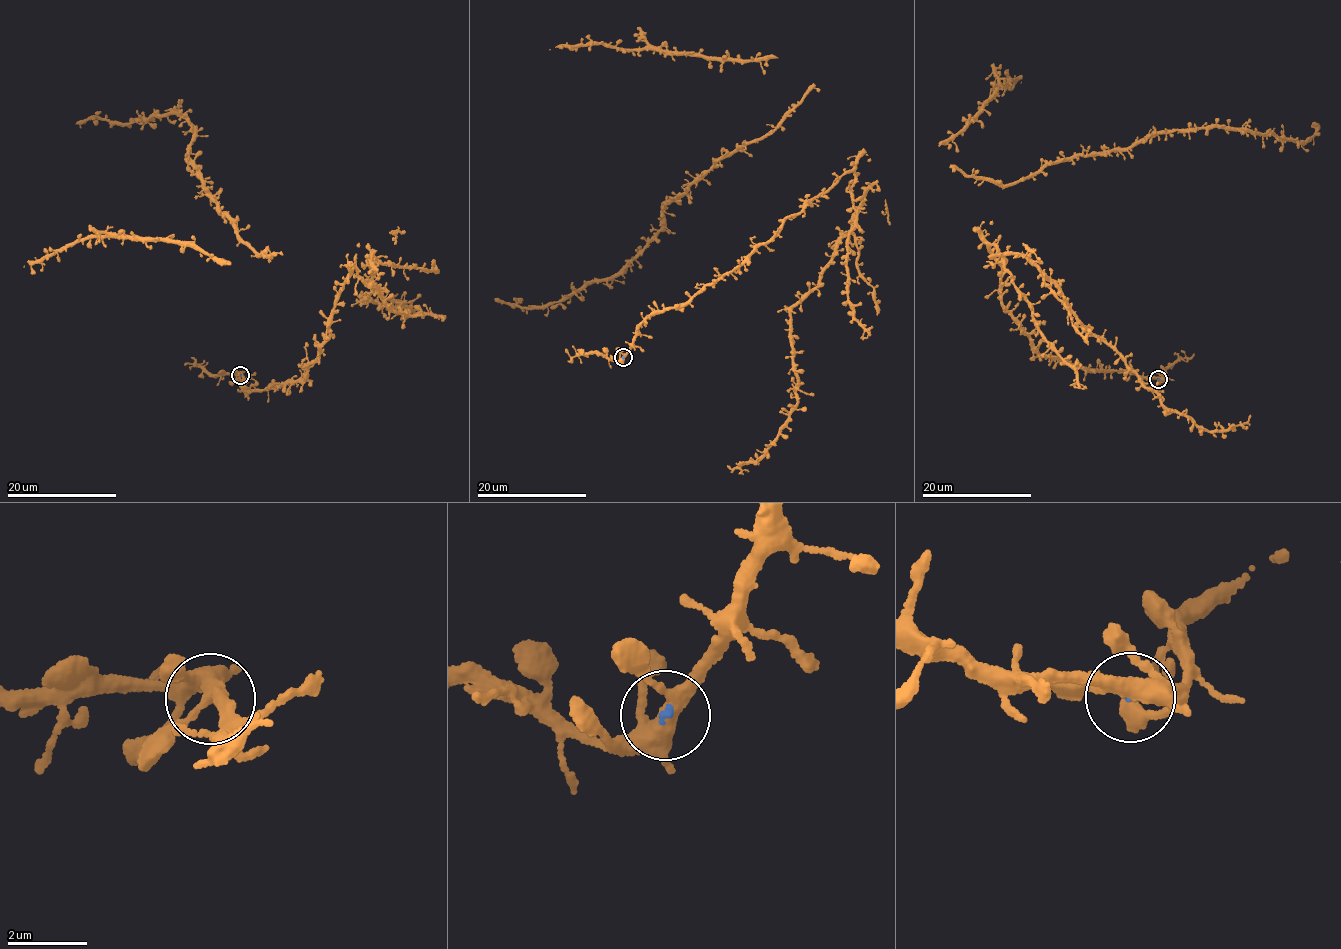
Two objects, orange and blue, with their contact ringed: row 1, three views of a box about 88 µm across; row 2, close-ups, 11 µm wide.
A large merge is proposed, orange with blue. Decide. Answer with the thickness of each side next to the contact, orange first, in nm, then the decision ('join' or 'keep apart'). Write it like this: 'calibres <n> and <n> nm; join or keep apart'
calibres 360 and 70 nm; join

